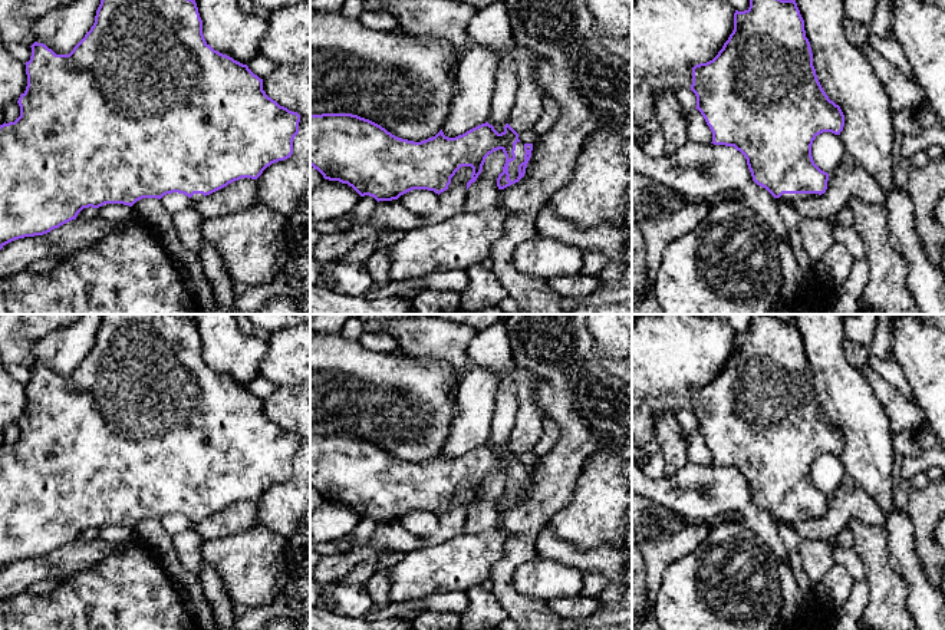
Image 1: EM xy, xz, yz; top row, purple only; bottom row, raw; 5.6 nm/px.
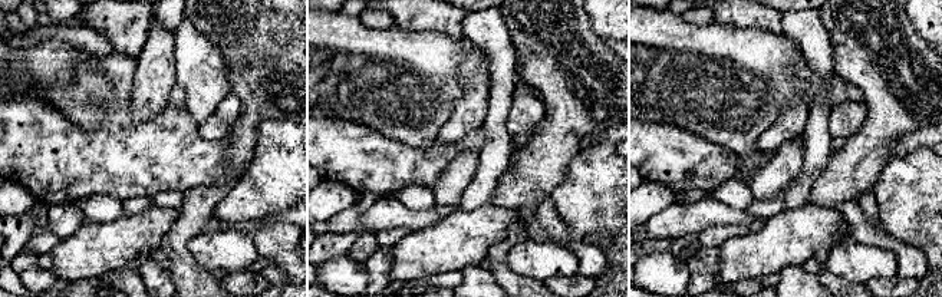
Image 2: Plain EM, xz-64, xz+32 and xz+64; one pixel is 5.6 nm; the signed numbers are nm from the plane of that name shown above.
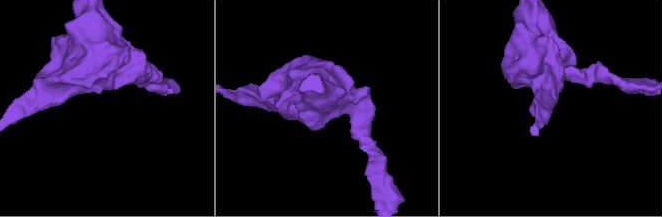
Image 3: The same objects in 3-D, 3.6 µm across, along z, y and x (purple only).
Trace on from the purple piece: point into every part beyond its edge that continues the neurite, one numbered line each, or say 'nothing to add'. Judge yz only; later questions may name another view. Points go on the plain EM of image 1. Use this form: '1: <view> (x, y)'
1: yz (790, 520)

